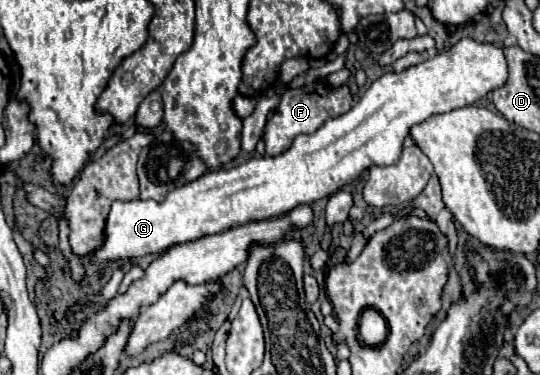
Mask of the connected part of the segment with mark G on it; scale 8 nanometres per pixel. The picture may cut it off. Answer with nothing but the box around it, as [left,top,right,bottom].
[94,38,508,262]

